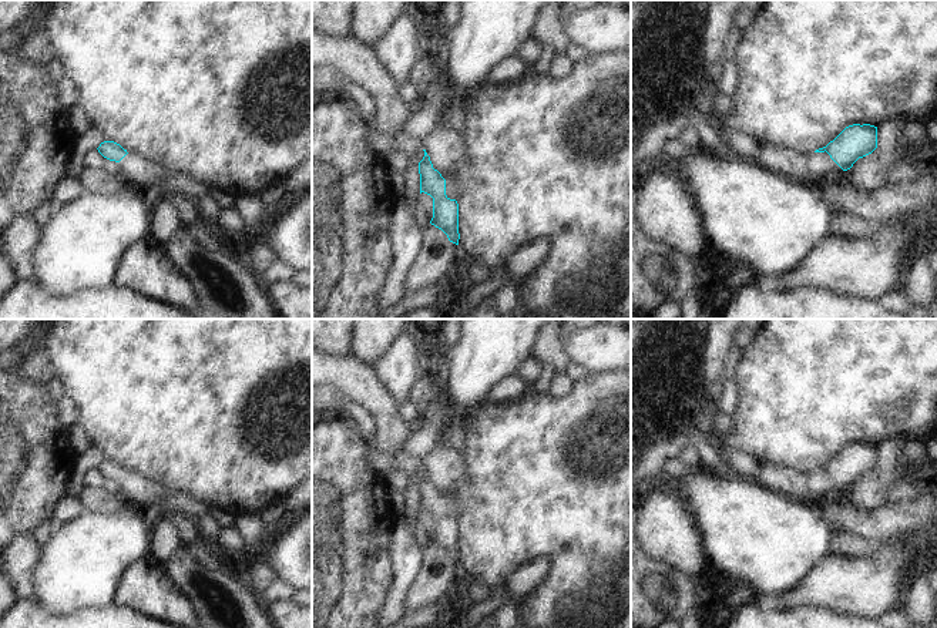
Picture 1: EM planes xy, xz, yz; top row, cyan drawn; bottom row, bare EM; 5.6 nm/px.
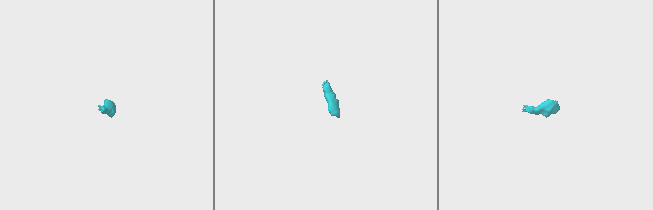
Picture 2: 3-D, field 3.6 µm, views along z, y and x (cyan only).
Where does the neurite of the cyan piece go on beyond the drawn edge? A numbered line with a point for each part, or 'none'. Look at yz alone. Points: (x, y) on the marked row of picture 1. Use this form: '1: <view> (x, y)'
1: yz (820, 165)

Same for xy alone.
1: xy (141, 171)

